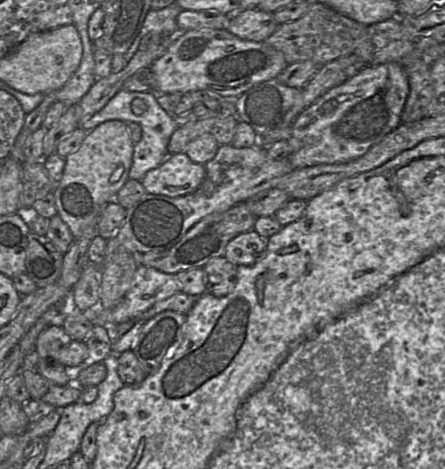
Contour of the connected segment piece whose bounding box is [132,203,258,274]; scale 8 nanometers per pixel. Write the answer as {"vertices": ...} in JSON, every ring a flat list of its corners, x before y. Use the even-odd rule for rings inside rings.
{"vertices":[[240,203,224,212,206,216,191,227,177,244,166,251,144,254,133,252,132,254,139,265,153,267,167,274,202,268,210,260,223,257,227,244,234,237,253,230,257,218,245,203]]}

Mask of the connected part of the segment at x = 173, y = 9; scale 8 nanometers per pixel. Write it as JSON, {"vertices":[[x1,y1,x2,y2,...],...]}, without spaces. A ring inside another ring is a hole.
{"vertices":[[172,3,168,7,160,10,150,9,138,36,124,55,125,60,128,62,133,57,139,50,142,38,150,32,154,31,164,36,177,35,180,32,180,29,176,19,182,11,183,9,177,3]]}

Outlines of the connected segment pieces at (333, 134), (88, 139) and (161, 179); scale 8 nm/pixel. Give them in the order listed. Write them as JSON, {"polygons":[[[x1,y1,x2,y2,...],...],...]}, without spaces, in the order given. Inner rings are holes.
{"polygons":[[[387,62,366,66,346,81,329,89,297,116,288,139,291,147,288,161,293,168,300,169,321,164,342,164,361,157,401,123,409,90,407,72,400,64]],[[110,120,88,132,80,148,65,157,63,176,56,184,53,194,58,215,69,227,74,239,93,239,99,236,98,223,105,206,109,202,115,201,119,190,129,180,134,145,127,124,121,120]],[[185,151,168,156,160,166,148,171,140,182,149,194,179,197,193,193,202,183,205,173,205,166,194,163]]]}

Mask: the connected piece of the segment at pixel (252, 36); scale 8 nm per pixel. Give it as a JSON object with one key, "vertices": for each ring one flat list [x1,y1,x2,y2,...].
{"vertices":[[251,8,233,14,227,30,243,40,262,42,279,25,272,12]]}

